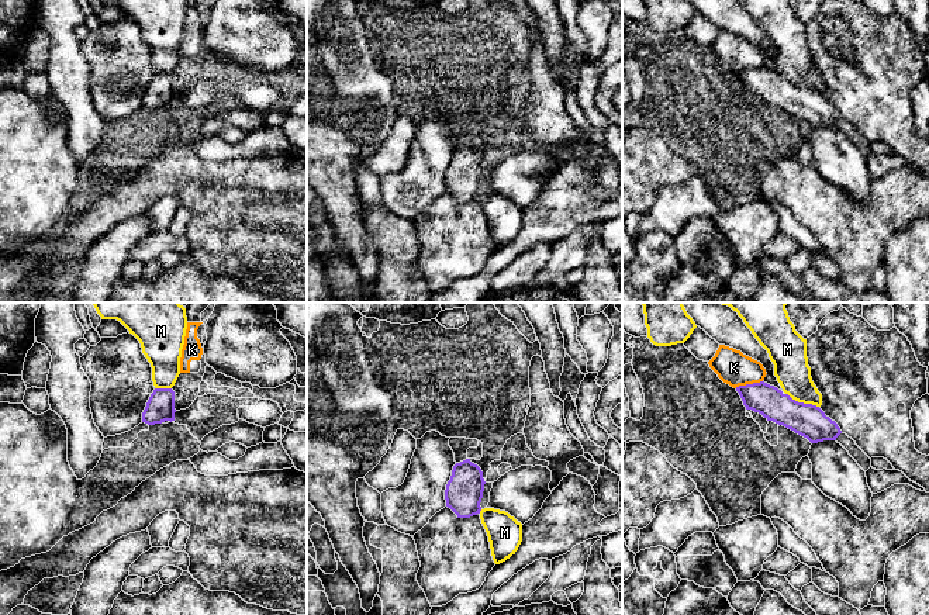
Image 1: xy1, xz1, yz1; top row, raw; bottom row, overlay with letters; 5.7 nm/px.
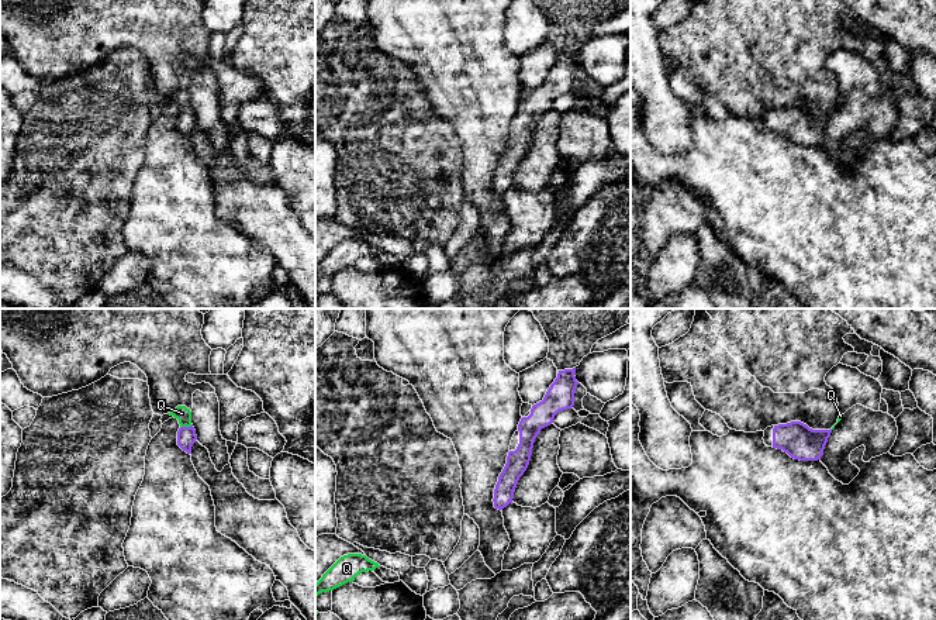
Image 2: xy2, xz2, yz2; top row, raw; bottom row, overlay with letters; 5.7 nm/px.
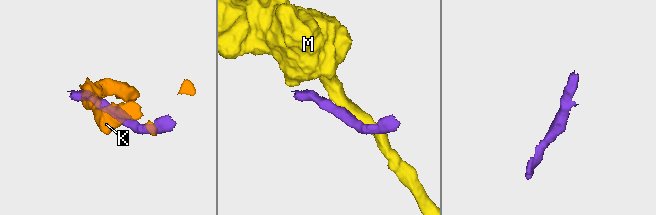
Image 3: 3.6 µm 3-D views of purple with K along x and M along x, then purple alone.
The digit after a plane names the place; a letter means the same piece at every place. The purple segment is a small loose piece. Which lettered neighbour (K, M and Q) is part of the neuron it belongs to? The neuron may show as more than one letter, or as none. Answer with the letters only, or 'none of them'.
Q

